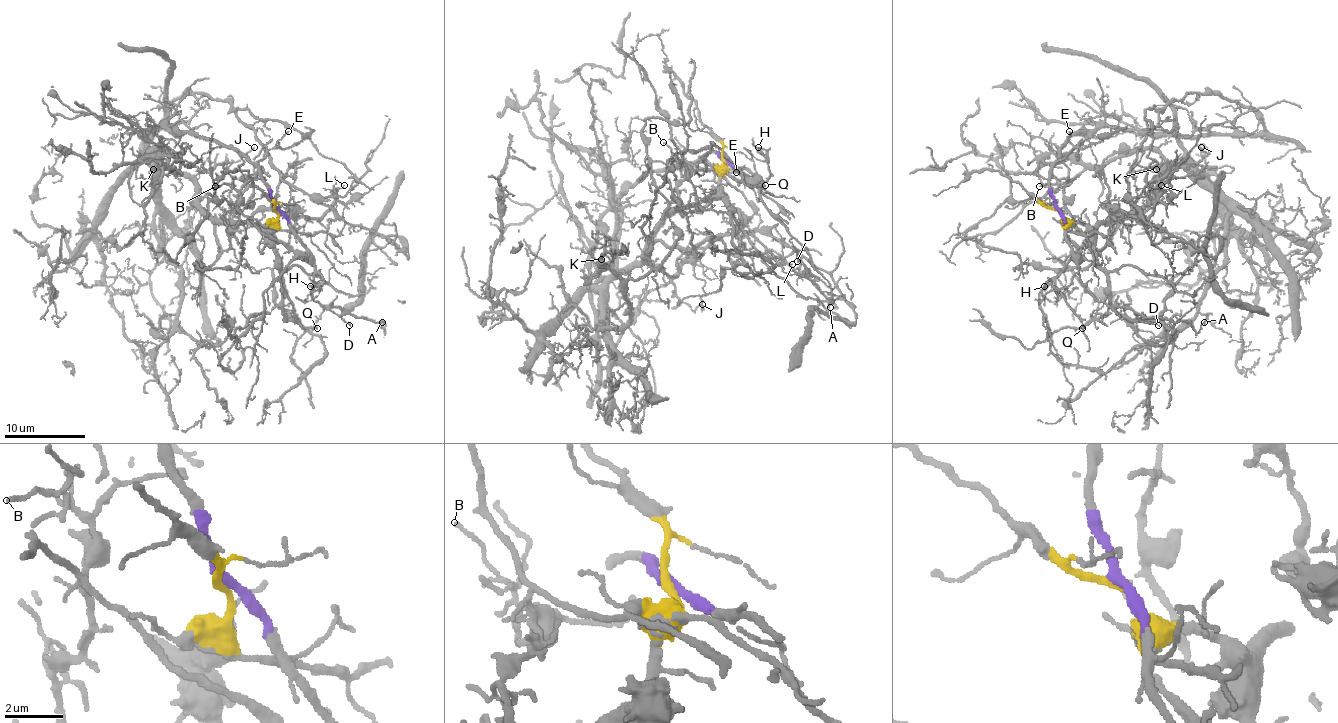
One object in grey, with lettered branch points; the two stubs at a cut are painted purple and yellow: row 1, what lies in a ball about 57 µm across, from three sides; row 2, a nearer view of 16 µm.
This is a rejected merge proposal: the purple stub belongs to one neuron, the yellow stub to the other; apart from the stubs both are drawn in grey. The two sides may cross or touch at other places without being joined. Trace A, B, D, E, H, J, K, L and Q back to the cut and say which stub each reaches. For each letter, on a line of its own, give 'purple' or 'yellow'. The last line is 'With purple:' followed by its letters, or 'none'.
A: purple
B: yellow
D: purple
E: purple
H: purple
J: yellow
K: yellow
L: yellow
Q: purple
With purple: A, D, E, H, Q

